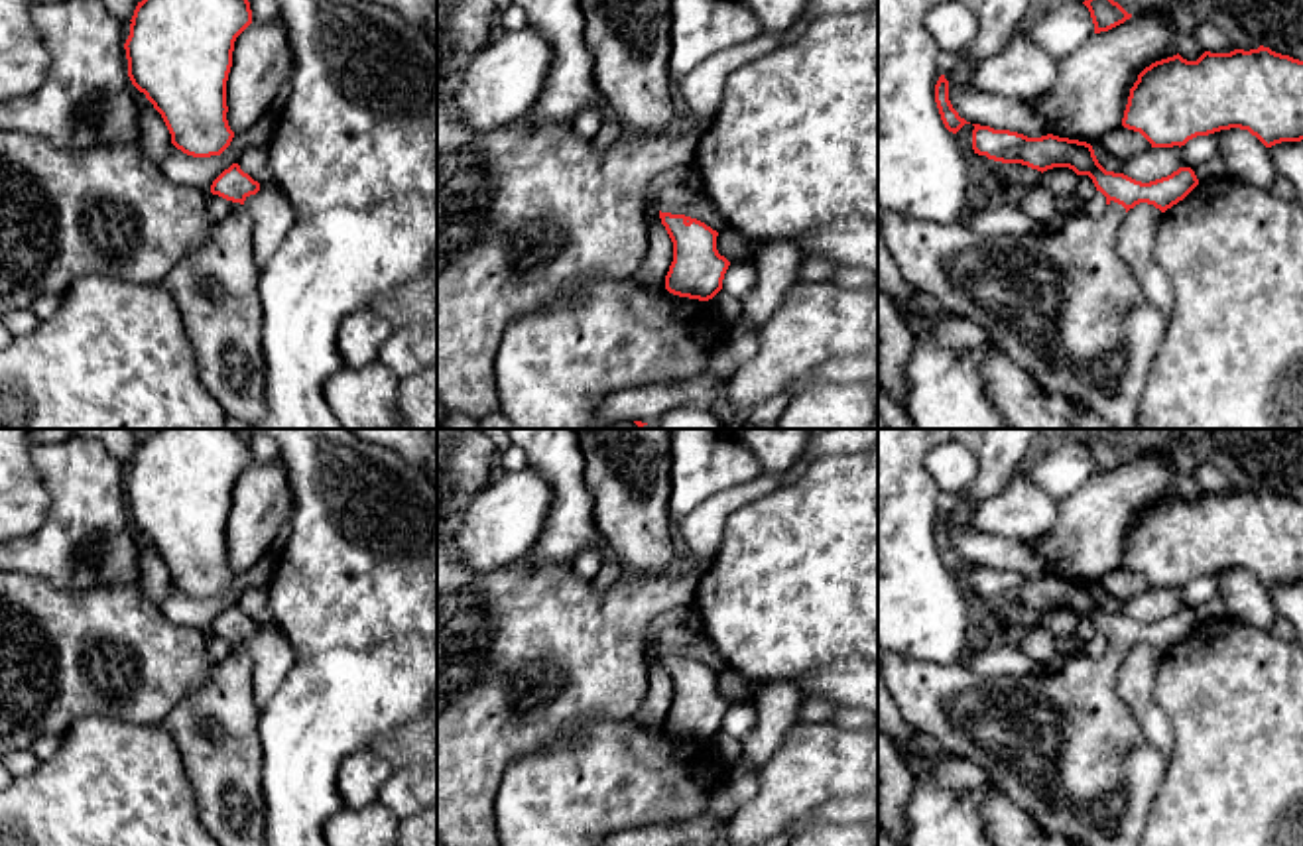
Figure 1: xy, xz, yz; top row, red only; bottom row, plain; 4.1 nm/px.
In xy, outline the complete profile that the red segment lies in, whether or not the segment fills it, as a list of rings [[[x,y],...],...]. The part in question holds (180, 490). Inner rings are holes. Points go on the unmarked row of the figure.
[[[154,429],[138,443],[124,484],[128,517],[161,555],[171,584],[187,596],[220,596],[234,573],[226,561],[226,521],[236,478],[252,464],[238,429]]]

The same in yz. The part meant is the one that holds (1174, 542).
[[[1205,492],[1197,502],[1179,494],[1151,504],[1130,529],[1122,567],[1140,573],[1151,588],[1185,586],[1197,576],[1240,569],[1266,588],[1303,580],[1303,502],[1272,492]]]

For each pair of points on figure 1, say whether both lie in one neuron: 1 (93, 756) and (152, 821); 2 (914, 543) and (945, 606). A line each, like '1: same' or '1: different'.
1: same
2: same

